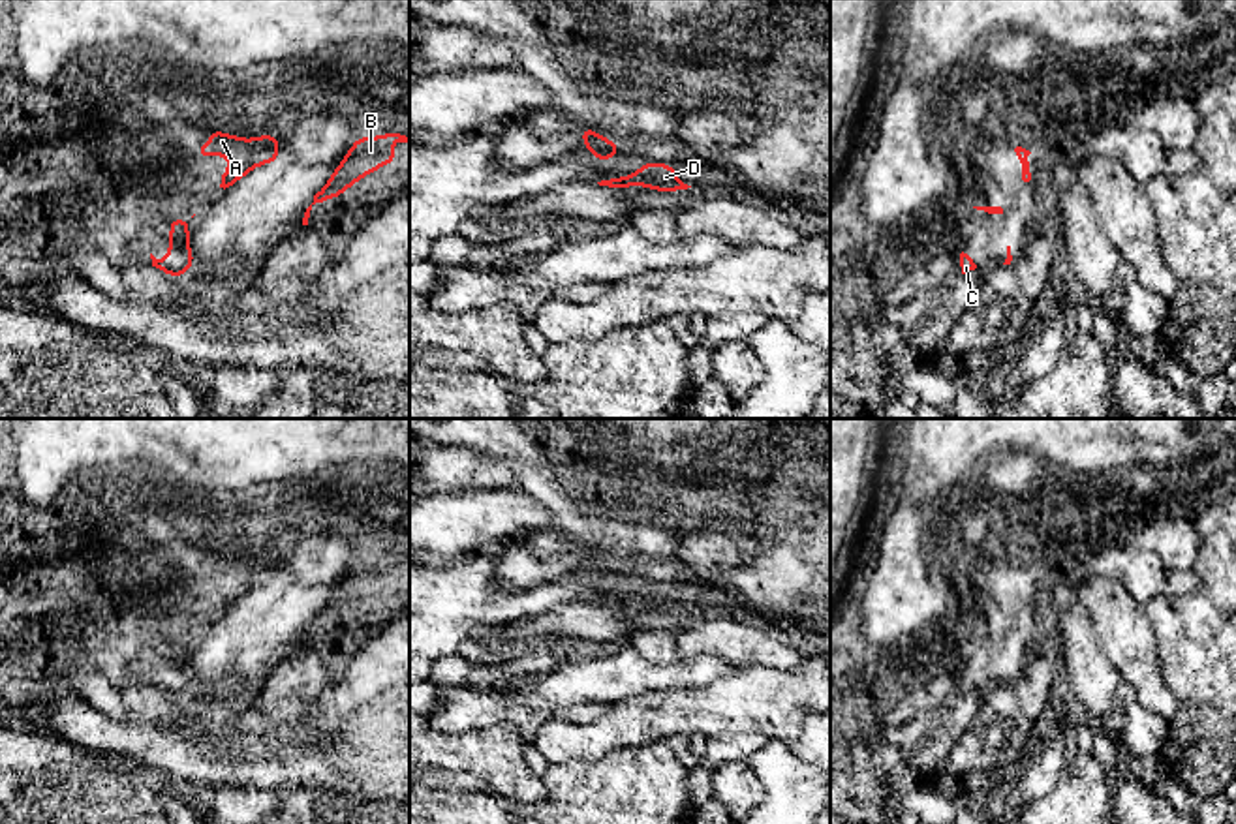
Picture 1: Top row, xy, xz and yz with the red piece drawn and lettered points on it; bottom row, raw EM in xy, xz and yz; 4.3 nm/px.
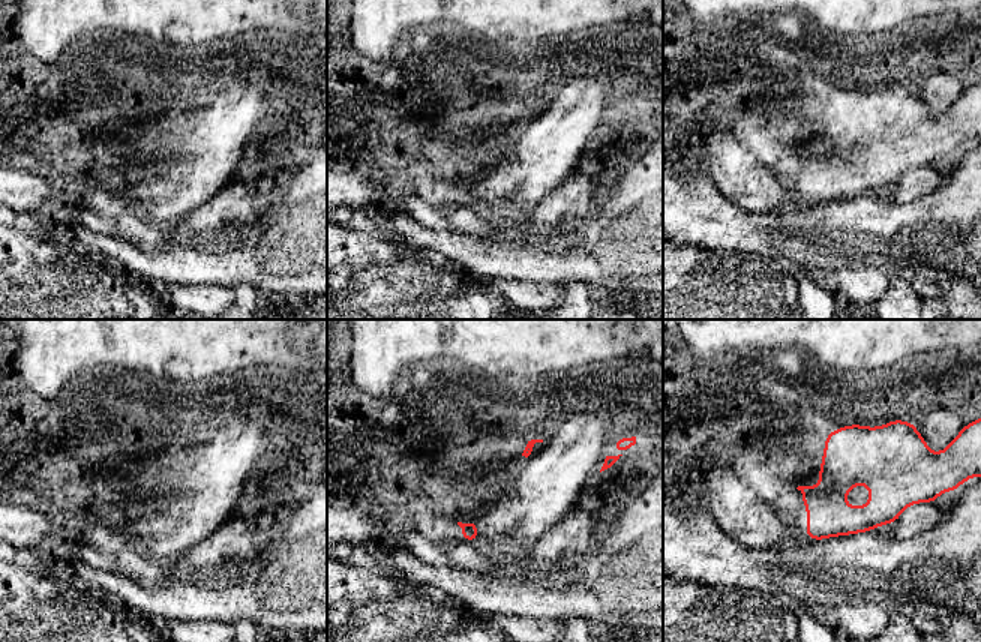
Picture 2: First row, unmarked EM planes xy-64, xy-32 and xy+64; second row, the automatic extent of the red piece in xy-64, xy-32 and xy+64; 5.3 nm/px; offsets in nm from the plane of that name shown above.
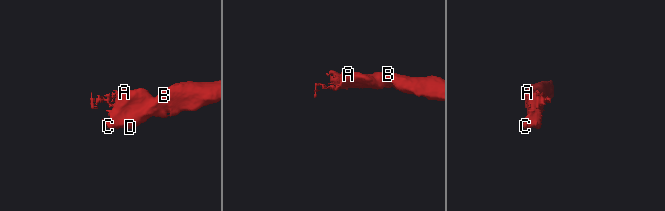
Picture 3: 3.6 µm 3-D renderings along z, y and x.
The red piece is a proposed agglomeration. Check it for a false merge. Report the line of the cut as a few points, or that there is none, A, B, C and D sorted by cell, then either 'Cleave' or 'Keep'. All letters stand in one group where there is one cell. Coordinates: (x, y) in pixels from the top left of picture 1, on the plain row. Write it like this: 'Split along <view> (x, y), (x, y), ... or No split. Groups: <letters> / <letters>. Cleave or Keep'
No split. Groups: A B C D. Keep

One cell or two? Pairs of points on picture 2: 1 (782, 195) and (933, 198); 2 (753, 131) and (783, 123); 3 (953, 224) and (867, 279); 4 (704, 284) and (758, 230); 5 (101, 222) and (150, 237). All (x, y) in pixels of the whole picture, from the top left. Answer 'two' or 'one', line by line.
1: two
2: one
3: two
4: two
5: one

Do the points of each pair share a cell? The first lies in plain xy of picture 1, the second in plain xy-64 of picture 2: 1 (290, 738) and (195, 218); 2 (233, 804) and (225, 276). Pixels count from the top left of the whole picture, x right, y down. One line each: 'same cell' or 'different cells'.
1: different cells
2: different cells

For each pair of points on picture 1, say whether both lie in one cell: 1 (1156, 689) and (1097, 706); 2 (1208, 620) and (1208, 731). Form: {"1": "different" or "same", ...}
{"1": "different", "2": "same"}

